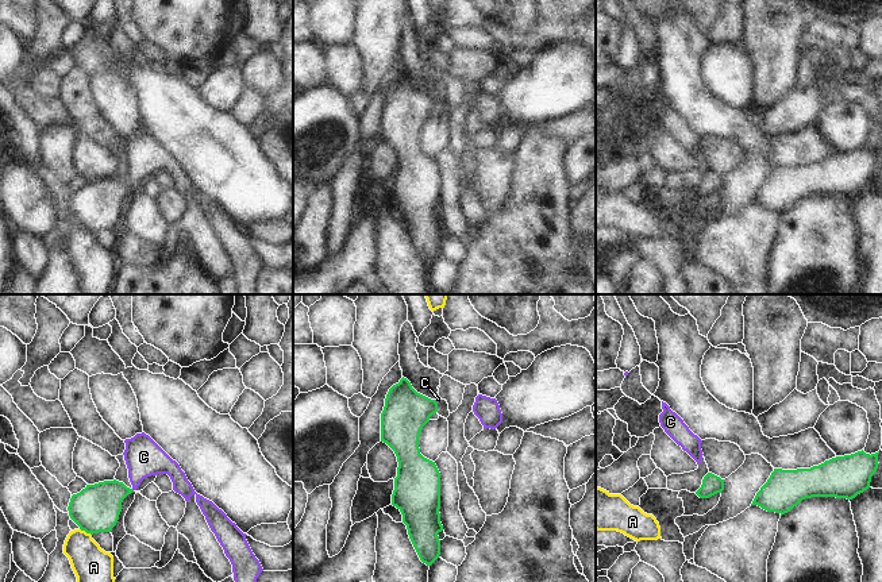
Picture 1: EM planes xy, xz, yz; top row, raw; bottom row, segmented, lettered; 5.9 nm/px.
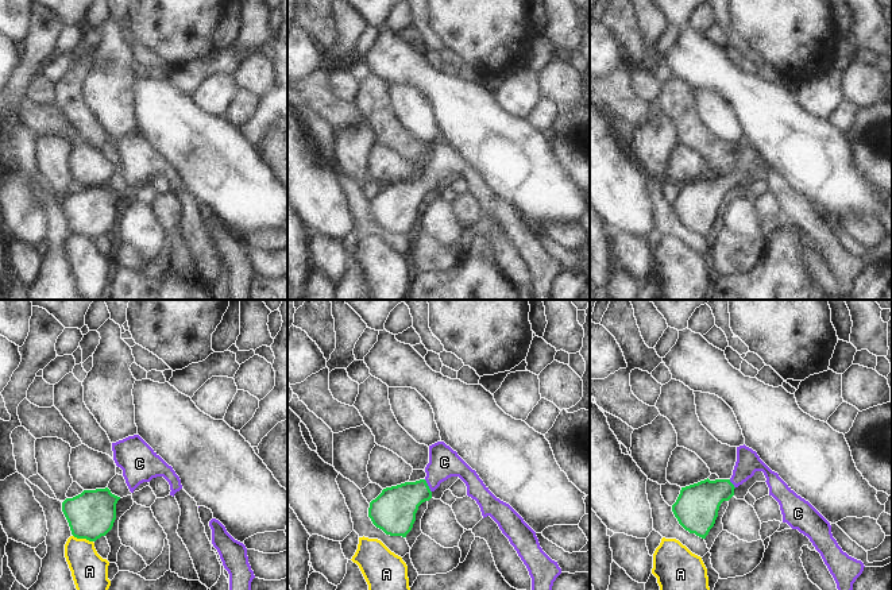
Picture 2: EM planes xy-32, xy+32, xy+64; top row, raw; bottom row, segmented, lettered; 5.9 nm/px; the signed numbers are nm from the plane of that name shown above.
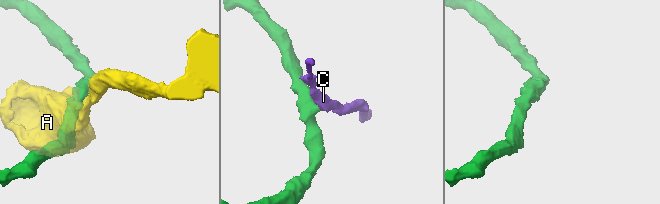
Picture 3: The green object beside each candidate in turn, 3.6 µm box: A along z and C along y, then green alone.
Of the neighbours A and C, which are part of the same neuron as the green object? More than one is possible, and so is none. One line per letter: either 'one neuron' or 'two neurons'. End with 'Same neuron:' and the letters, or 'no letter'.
A: two neurons
C: one neuron
Same neuron: C

